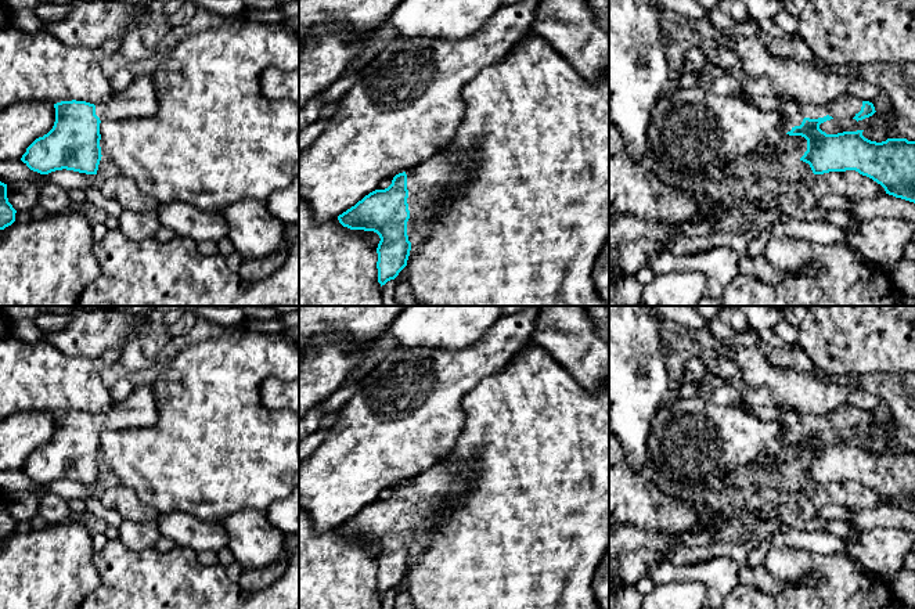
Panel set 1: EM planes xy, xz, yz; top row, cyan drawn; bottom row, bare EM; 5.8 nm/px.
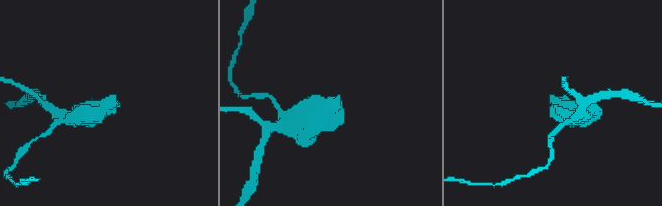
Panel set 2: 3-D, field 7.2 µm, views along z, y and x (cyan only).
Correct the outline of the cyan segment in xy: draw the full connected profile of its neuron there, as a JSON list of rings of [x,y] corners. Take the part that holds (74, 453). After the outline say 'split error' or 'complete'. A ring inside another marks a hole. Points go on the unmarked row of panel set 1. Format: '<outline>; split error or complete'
[[[137,385],[122,403],[114,403],[109,411],[94,415],[86,411],[61,411],[54,414],[55,432],[43,447],[36,448],[22,465],[21,471],[33,482],[48,484],[55,480],[73,480],[97,484],[101,471],[100,433],[102,430],[123,430],[130,428],[150,428],[158,422],[158,408],[151,385]]]; split error

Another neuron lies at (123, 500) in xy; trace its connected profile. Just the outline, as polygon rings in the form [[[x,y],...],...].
[[[116,484],[97,491],[101,504],[116,511],[123,520],[147,523],[161,515],[154,507],[145,504],[134,490]]]

